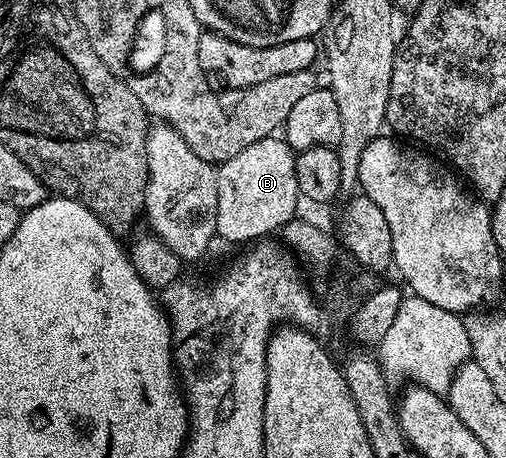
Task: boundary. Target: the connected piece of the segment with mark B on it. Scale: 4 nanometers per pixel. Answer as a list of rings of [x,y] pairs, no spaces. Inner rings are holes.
[[[272,136],[269,138],[262,138],[257,144],[249,144],[249,148],[245,148],[241,152],[237,152],[237,156],[233,156],[229,160],[225,160],[218,167],[217,173],[219,175],[219,183],[217,184],[217,228],[215,229],[216,235],[220,239],[224,238],[227,242],[247,242],[243,244],[251,244],[256,240],[266,239],[274,232],[282,231],[283,227],[288,222],[292,221],[296,217],[295,209],[298,208],[299,202],[301,203],[301,195],[299,192],[299,181],[297,180],[297,168],[295,167],[296,151],[292,150],[287,145],[286,141],[282,137]]]

